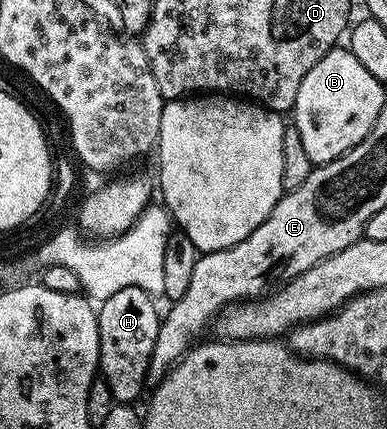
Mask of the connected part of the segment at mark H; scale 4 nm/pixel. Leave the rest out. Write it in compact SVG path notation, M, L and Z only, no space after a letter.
M121 288L97 310L99 319L99 368L98 373L109 384L116 403L135 404L148 385L149 360L153 356L153 344L157 344L157 332L161 321L160 311L155 311L156 299L141 288Z

